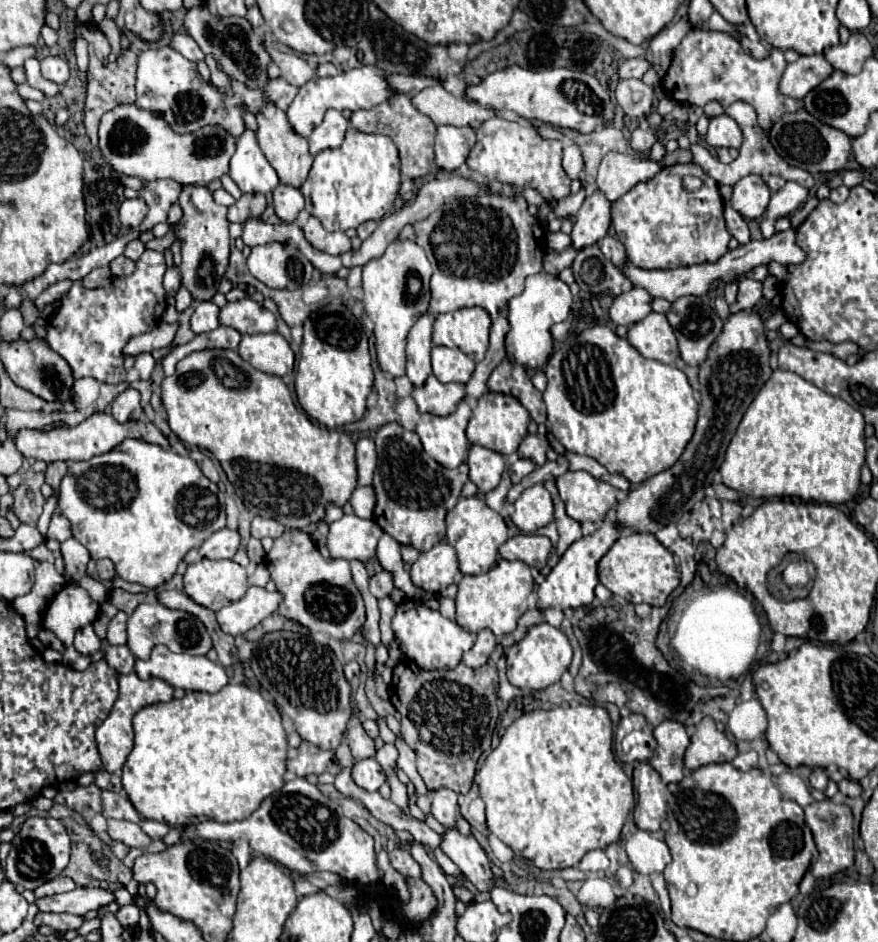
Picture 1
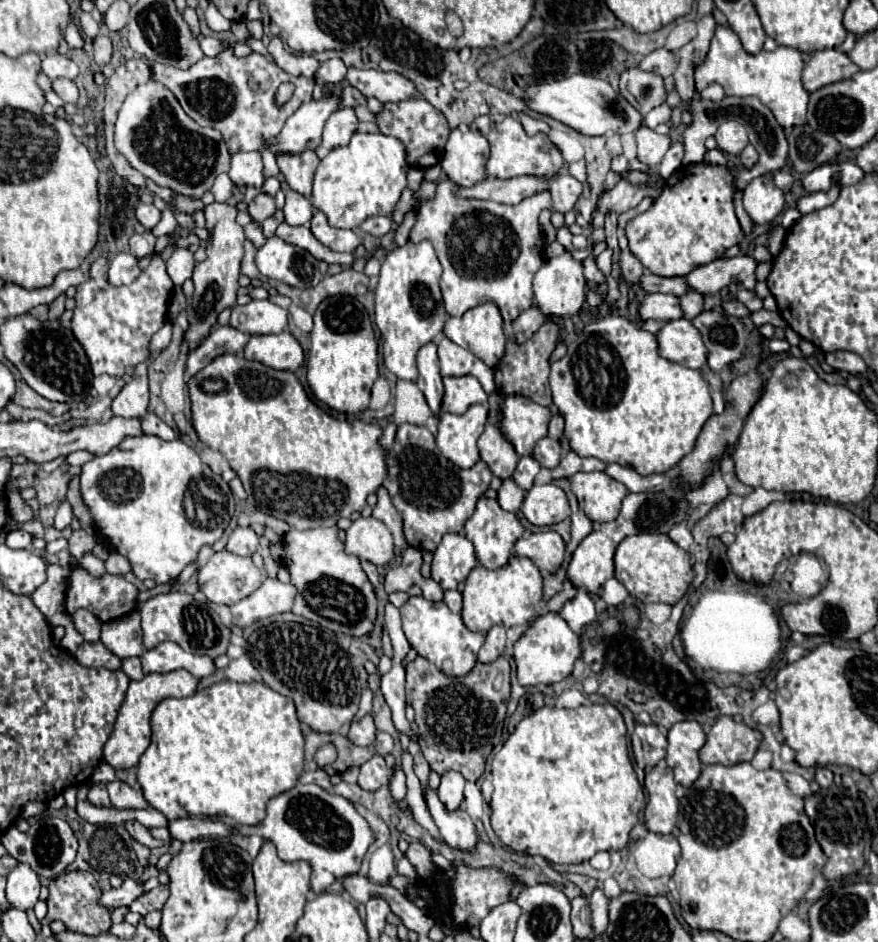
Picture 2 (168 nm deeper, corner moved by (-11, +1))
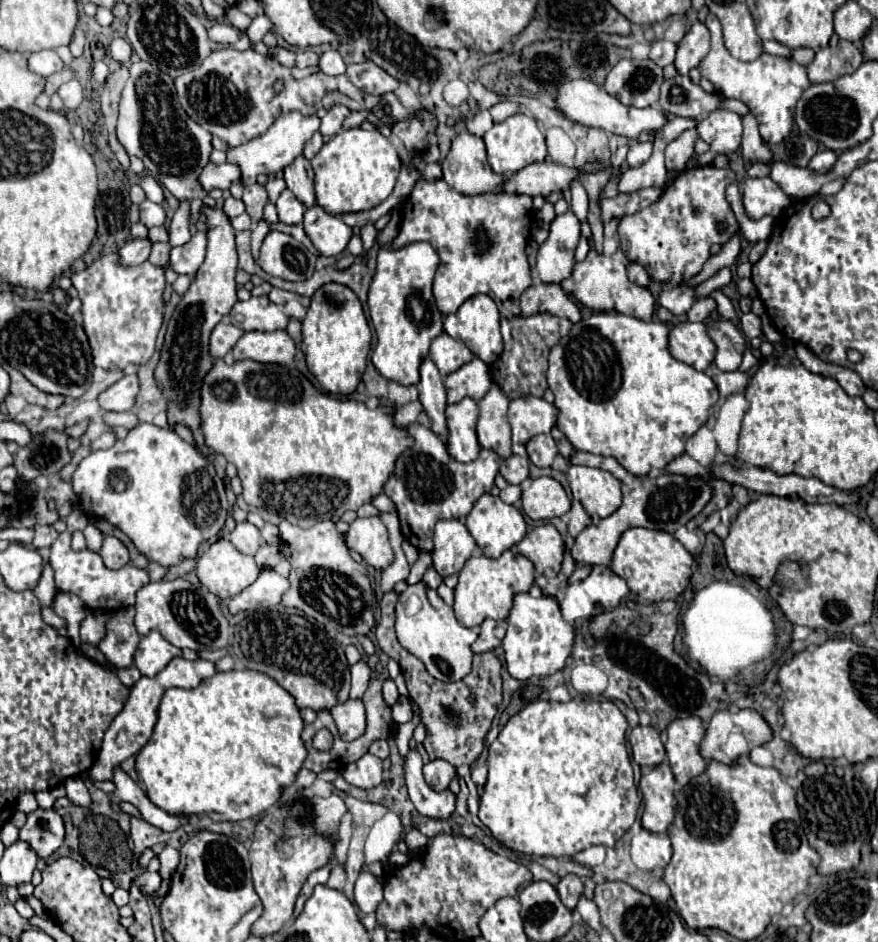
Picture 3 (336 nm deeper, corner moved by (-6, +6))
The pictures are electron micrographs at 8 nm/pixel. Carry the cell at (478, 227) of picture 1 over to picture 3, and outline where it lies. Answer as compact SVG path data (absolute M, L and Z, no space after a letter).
M444 179L436 181L418 181L414 191L408 195L408 199L402 205L402 221L396 239L392 241L392 249L400 249L414 241L428 241L440 255L440 265L434 277L434 297L436 305L444 315L456 313L458 307L472 295L484 293L490 295L500 315L506 319L512 319L520 315L520 295L524 289L532 285L530 277L530 265L526 257L526 241L530 235L532 225L532 197L530 195L512 195L512 193L486 193L468 197L462 193L456 193Z

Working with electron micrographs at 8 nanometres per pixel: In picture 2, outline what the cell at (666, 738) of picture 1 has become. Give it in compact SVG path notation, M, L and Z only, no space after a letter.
M677 722L669 730L669 746L667 746L667 766L675 772L675 782L689 788L699 772L701 762L697 752L705 744L705 734L699 722Z

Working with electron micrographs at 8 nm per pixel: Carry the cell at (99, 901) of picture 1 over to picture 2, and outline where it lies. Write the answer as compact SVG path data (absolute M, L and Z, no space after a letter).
M127 878L127 880L123 880L123 884L119 888L109 888L107 892L103 892L99 902L105 908L119 908L119 906L129 906L141 894L143 894L143 886L137 880Z

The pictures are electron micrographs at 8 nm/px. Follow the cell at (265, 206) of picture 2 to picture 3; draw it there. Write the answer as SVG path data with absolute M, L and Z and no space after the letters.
M252 183L244 187L244 195L242 201L246 205L246 213L252 217L252 221L260 221L262 219L262 209L268 203L268 193L262 185Z

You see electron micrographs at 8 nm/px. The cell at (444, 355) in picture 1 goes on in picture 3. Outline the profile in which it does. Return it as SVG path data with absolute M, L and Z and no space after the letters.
M440 333L430 345L430 359L436 363L442 377L454 373L464 363L472 361L472 357L472 351L460 339L452 339L448 333Z

